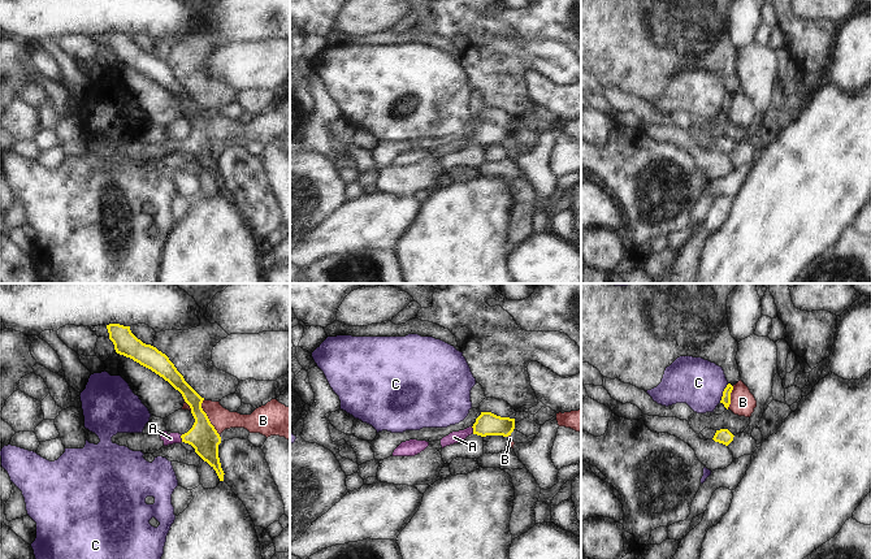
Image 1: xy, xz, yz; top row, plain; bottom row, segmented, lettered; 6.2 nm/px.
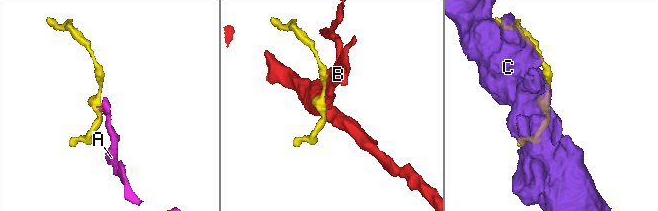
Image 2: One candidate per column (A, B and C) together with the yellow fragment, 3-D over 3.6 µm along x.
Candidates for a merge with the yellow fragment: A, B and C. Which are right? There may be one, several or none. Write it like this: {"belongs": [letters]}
{"belongs": ["A"]}

